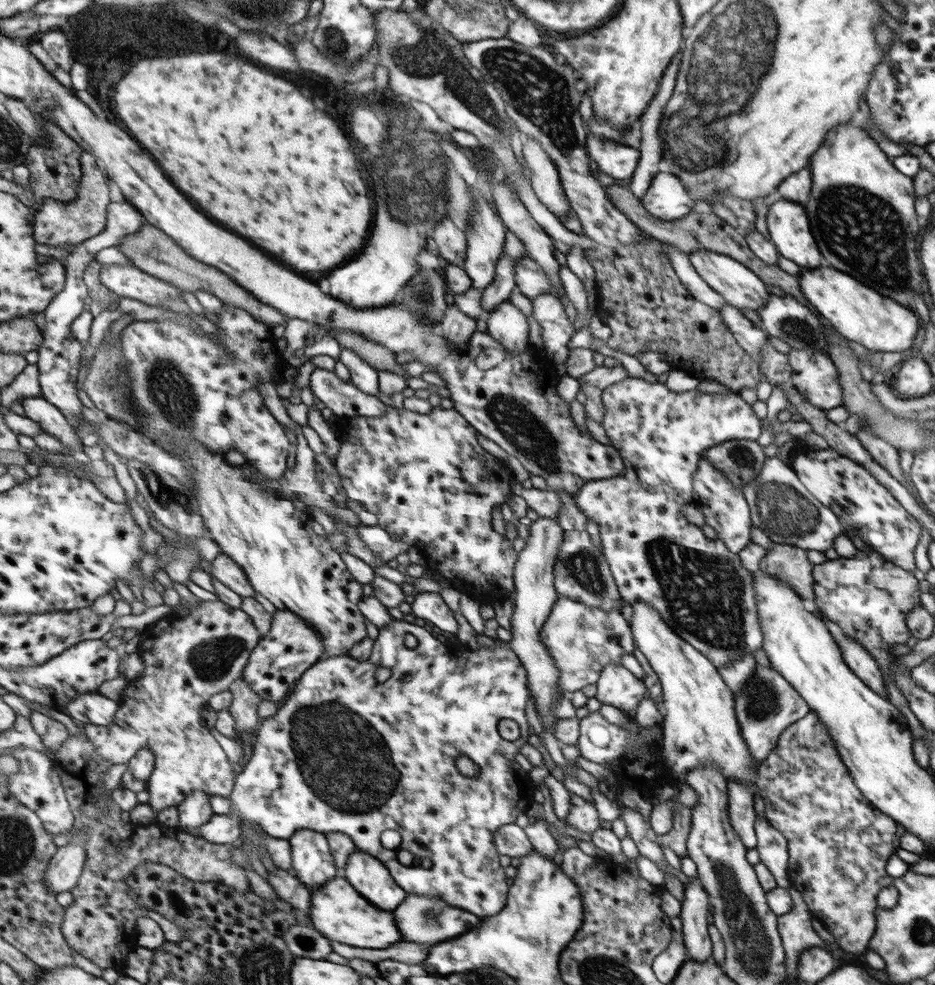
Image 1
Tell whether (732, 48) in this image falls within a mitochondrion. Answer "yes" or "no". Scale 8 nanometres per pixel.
yes

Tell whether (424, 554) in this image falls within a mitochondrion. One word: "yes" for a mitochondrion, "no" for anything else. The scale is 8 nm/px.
no

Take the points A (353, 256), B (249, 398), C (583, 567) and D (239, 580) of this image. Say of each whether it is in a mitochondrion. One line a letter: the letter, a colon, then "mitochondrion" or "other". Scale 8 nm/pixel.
A: other
B: other
C: mitochondrion
D: other

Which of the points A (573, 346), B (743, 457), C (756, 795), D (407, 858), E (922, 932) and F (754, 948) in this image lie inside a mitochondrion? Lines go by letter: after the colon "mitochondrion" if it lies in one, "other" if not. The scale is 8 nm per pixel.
A: other
B: mitochondrion
C: other
D: mitochondrion
E: mitochondrion
F: mitochondrion

